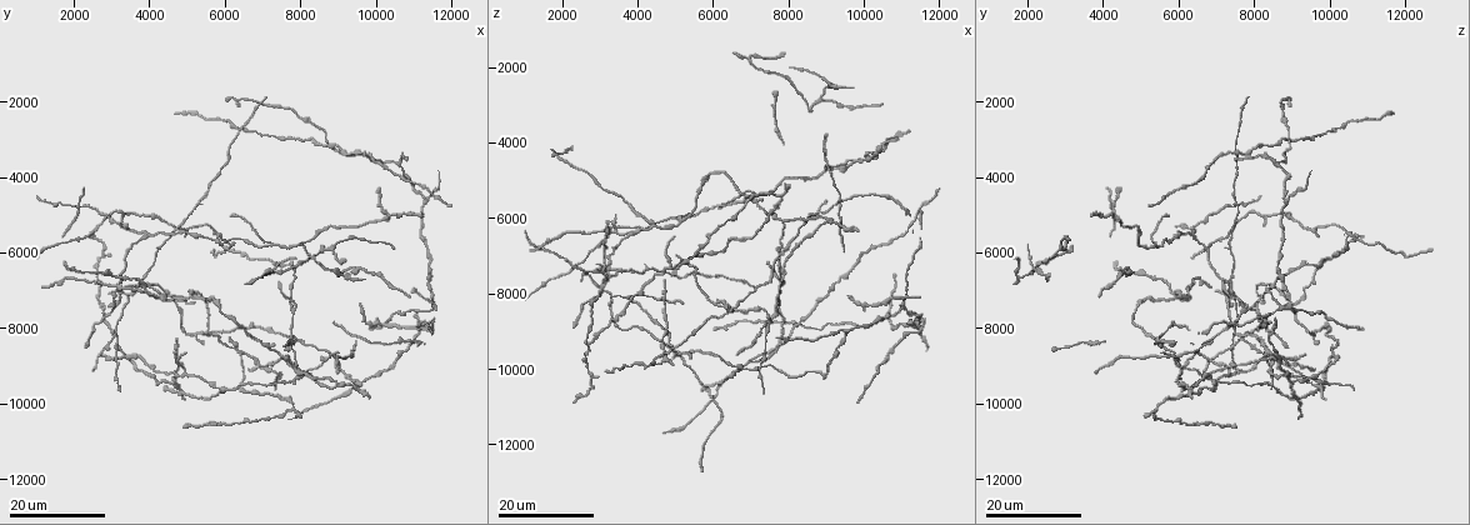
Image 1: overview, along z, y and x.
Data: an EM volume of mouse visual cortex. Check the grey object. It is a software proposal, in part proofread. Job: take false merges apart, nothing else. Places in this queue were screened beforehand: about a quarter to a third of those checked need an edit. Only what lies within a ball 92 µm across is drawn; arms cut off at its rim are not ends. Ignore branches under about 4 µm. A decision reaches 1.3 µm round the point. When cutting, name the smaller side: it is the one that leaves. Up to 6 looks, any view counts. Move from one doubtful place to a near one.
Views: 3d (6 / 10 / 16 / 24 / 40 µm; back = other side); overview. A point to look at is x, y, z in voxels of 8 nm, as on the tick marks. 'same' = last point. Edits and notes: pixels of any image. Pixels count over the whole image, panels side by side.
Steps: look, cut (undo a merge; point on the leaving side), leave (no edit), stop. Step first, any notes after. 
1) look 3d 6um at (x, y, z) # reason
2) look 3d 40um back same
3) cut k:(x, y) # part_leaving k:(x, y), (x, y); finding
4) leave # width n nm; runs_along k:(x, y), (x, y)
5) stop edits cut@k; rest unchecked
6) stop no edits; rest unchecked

look 3d 24um at (8550, 5900, 3050) # thick turns thin

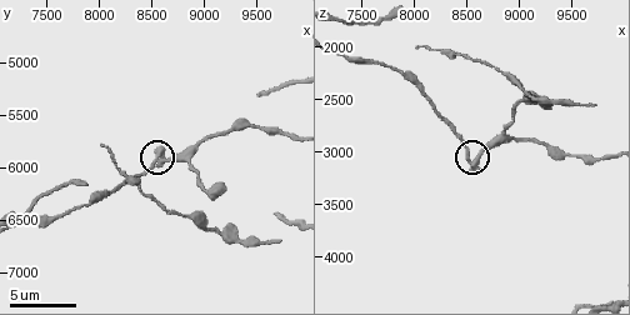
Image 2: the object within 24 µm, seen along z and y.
look 3d 6um at (8600, 5960, 3060)

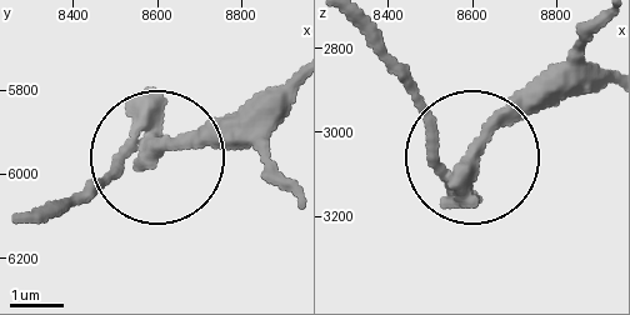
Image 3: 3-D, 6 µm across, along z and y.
leave # arms 3; all the same neuron

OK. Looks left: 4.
look 3d 24um at (2800, 7750, 8200) # small branch off a trunk

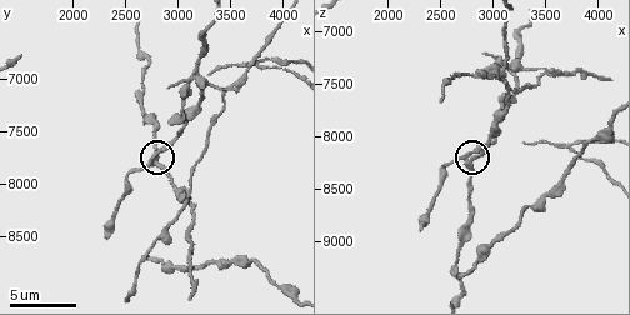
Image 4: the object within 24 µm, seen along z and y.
look 3d 6um at (2800, 7820, 8260) # zoom in

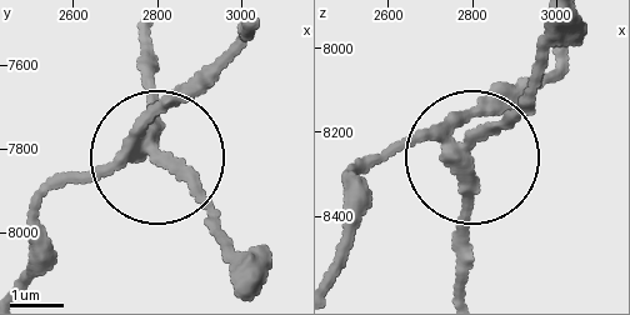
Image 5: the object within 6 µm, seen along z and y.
cut 5:(204, 206) # part_leaving 5:(151, 160), (245, 264); a second neuron is stuck on

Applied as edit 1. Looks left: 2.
look 3d 24um at (3200, 7050, 7350) # four or more arms meet

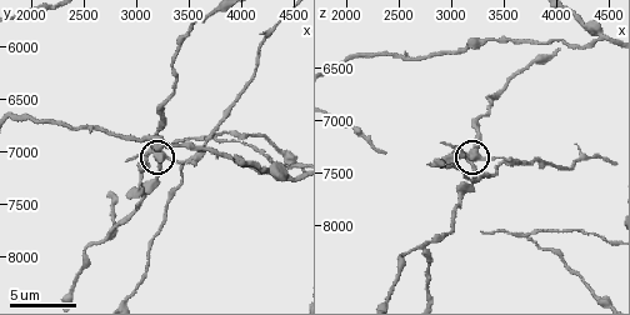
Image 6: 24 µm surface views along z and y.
look 3d 10um same

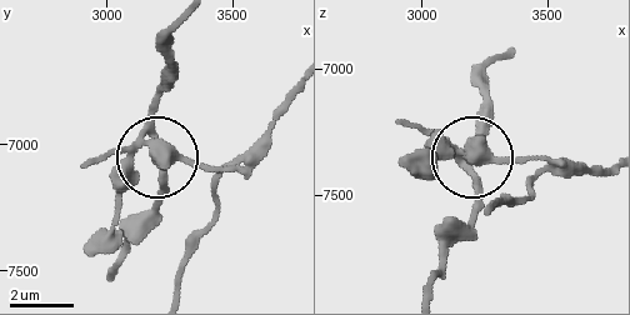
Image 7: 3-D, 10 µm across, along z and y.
cut 7:(181, 155) # part_leaving 7:(141, 149), (204, 165), (228, 163), (268, 125), (293, 84); two neurons meet here

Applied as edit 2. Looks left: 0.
stop edits cut@5, cut@7; rest unchecked

